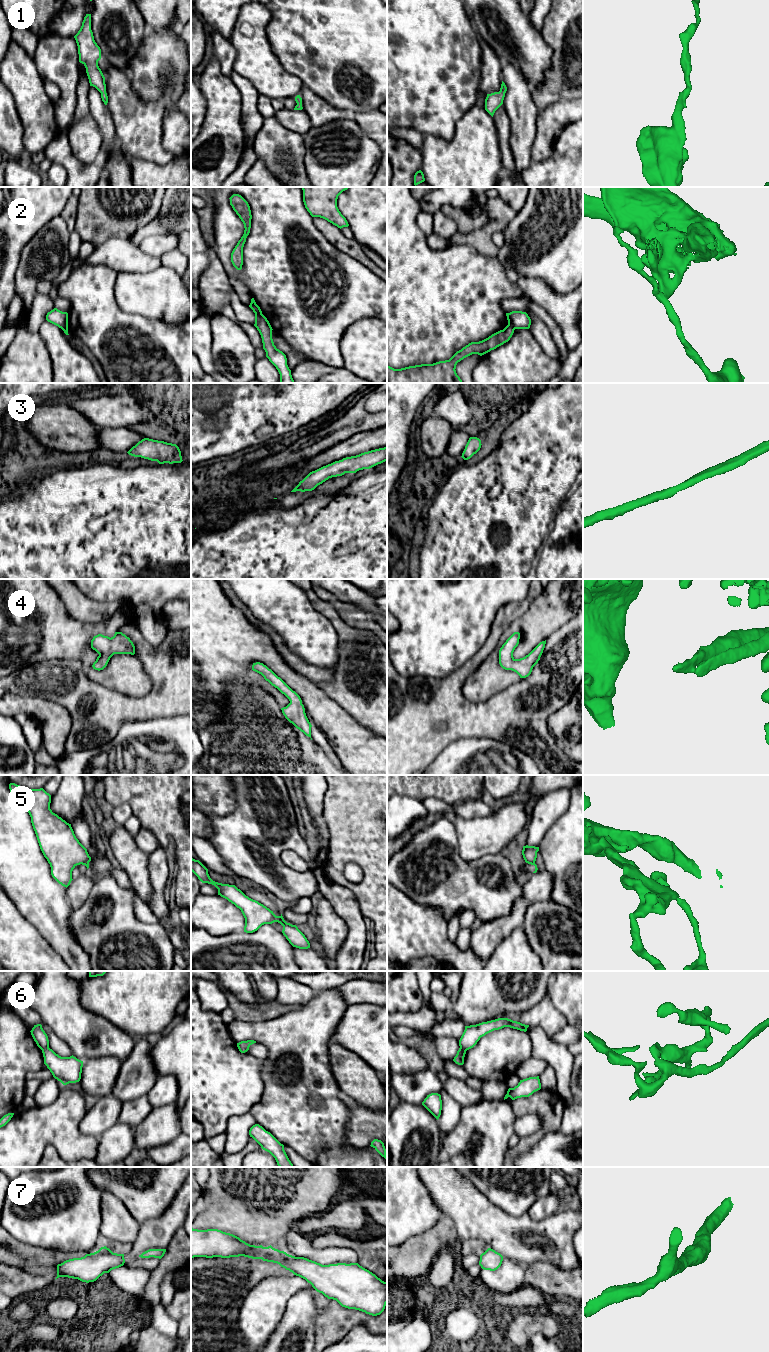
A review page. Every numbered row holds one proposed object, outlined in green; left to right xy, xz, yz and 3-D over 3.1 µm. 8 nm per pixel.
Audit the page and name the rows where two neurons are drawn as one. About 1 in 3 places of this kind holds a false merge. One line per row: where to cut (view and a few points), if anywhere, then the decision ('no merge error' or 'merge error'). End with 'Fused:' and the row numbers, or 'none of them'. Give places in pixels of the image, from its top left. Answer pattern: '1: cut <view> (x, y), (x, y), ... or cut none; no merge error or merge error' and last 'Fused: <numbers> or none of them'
1: cut none; no merge error
2: cut yz (508, 323), (515, 328); merge error
3: cut none; no merge error
4: cut none; no merge error
5: cut xz (283, 919), (278, 922); merge error
6: cut xy (48, 1047), (42, 1050); merge error
7: cut none; no merge error
Fused: 2, 5, 6

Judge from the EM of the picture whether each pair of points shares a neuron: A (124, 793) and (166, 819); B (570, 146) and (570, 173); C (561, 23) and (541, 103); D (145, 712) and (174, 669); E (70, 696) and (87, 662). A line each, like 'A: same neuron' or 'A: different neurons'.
A: same neuron
B: different neurons
C: same neuron
D: same neuron
E: different neurons

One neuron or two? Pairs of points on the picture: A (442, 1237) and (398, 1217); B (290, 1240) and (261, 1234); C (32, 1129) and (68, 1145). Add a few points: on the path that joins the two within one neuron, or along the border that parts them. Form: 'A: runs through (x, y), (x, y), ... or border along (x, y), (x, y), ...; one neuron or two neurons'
A: border along (442, 1217), (428, 1229), (409, 1237), (405, 1241); two neurons
B: border along (294, 1229), (283, 1238); two neurons
C: runs through (41, 1129), (54, 1129), (61, 1136); one neuron

